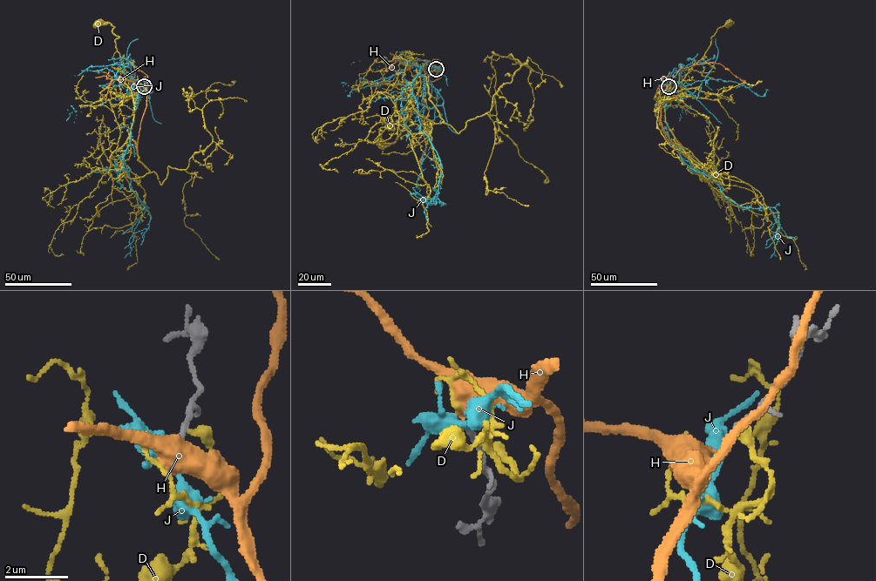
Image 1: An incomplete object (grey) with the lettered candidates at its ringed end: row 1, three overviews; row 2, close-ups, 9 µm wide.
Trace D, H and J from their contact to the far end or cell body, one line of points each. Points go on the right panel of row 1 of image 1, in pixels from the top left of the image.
D: (668, 84), (669, 95), (671, 90), (704, 55), (716, 30), (728, 23)
H: (668, 85), (681, 68), (710, 63), (720, 64), (745, 82)
J: (668, 85), (663, 121), (681, 158), (709, 176), (738, 205), (777, 210), (779, 227), (770, 258)

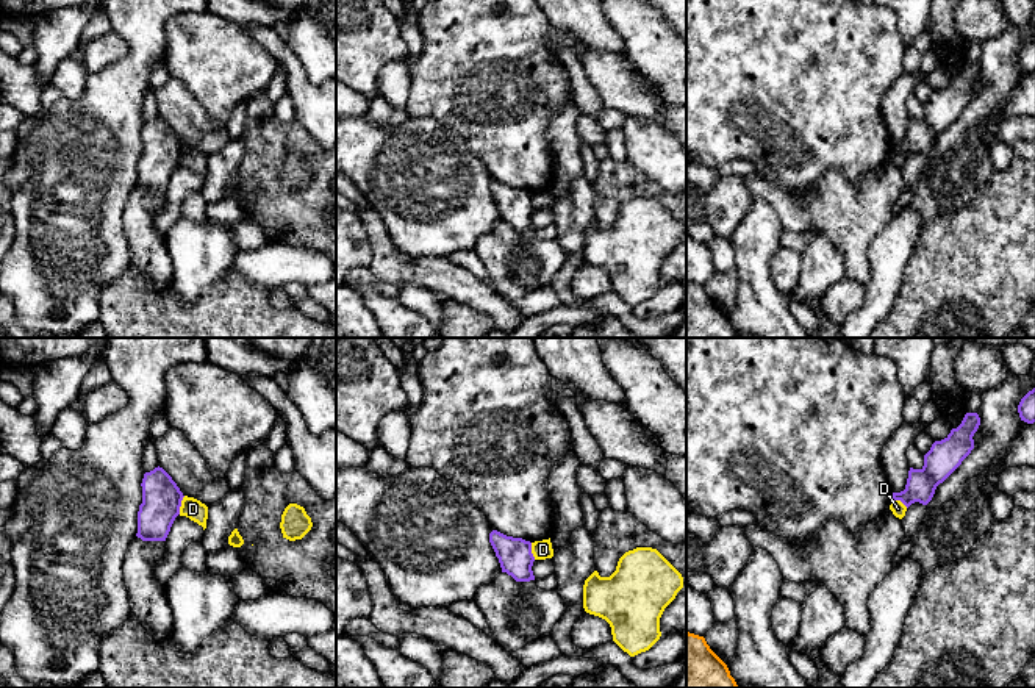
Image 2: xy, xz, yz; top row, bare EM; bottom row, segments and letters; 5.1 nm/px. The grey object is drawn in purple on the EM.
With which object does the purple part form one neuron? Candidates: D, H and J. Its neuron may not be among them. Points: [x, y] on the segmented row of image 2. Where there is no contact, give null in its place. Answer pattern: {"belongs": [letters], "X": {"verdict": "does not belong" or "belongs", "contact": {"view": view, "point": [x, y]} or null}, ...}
{"belongs": ["J"], "D": {"verdict": "does not belong", "contact": {"view": "xy", "point": [180, 505]}}, "H": {"verdict": "does not belong", "contact": null}, "J": {"verdict": "belongs", "contact": null}}

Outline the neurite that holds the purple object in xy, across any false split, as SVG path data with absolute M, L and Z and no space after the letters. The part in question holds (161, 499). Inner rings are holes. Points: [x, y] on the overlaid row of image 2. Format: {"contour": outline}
{"contour": "M163 469L144 474L142 503L138 511L138 533L142 541L166 541L175 518L180 514L183 493Z"}

